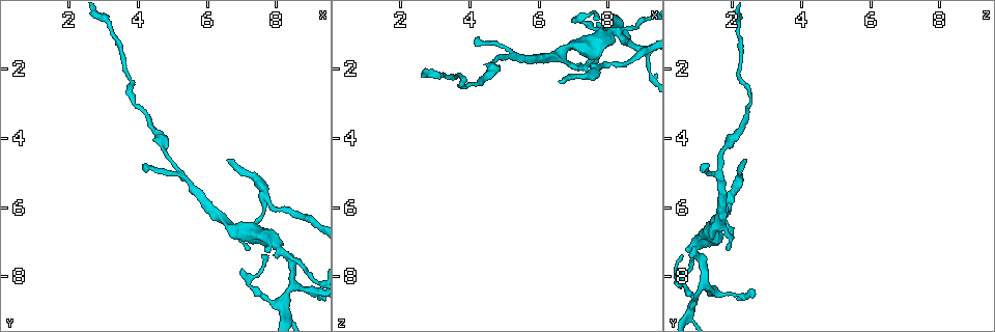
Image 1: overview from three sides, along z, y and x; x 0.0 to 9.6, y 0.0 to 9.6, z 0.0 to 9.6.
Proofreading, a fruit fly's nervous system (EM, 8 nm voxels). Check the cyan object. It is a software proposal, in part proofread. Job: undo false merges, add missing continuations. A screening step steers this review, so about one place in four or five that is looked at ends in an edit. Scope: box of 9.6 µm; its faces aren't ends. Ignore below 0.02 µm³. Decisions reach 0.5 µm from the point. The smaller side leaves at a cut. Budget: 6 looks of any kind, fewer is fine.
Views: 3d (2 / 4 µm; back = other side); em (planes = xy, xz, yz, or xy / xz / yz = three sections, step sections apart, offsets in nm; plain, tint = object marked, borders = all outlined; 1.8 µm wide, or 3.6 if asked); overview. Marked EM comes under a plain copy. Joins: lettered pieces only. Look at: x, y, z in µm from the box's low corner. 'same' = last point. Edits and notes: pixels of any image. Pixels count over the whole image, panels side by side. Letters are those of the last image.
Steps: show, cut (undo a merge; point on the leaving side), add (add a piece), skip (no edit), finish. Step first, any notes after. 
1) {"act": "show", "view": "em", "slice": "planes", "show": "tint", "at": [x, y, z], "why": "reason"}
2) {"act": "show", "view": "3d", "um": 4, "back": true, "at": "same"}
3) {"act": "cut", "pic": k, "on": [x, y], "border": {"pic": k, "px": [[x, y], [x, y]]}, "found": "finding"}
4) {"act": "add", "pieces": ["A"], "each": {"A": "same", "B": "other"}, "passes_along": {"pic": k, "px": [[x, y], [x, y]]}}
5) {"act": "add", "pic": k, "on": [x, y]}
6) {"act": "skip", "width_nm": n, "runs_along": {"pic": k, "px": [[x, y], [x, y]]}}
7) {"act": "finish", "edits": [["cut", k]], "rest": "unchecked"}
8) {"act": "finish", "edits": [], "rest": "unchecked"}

{"act": "show", "view": "em", "slice": "xy", "step": 16, "show": "borders", "at": [4.20, 4.80, 1.05], "why": "tapers out"}

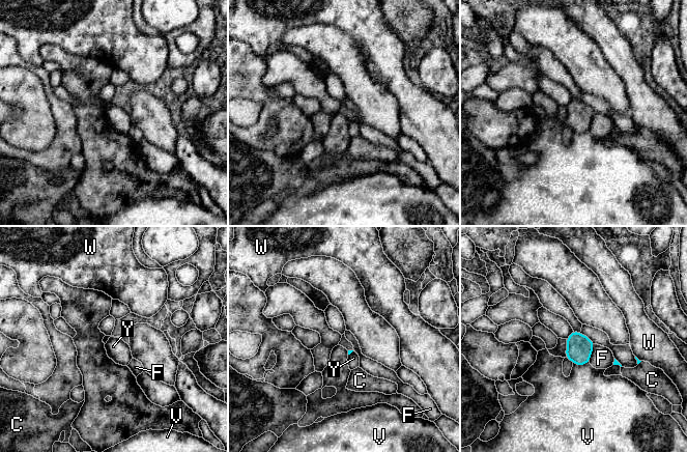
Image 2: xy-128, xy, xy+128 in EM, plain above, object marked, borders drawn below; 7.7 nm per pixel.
{"act": "skip", "each": {"C": "other", "F": "other", "V": "other", "W": "other", "Y": "other"}, "found": "no lettered piece goes on from it"}

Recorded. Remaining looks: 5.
{"act": "show", "view": "em", "slice": "planes", "show": "borders", "at": [7.65, 5.85, 1.90], "why": "arms part here"}

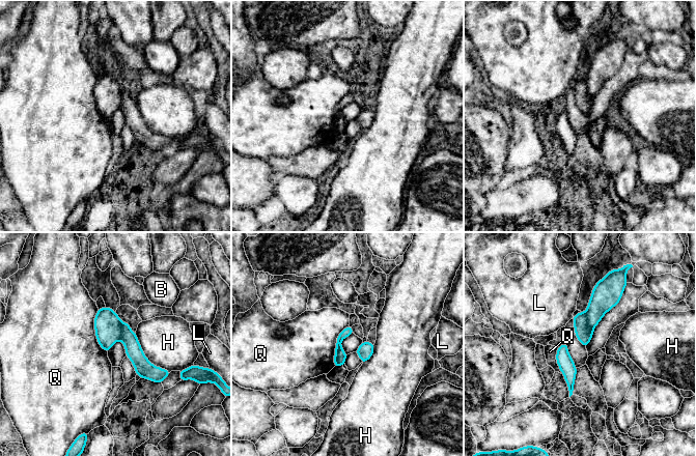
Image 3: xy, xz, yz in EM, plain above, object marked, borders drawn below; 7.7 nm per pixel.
{"act": "cut", "pic": 3, "on": [605, 296], "width_nm": 120, "each": {"B": "other", "H": "other", "L": "other", "Q": "other"}, "found": "two cells meet here"}

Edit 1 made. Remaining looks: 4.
{"act": "show", "view": "3d", "um": 4, "at": [8.30, 7.45, 1.00], "why": "arms part here"}

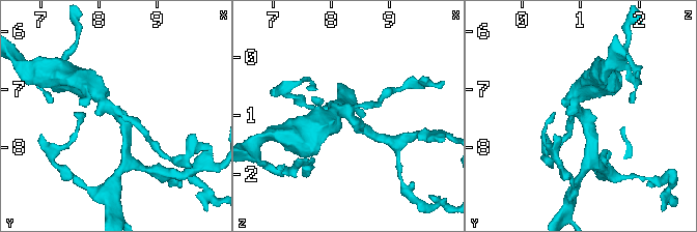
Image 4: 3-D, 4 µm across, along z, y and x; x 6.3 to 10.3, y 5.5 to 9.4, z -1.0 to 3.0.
{"act": "show", "view": "em", "slice": "planes", "show": "tint", "at": [8.35, 7.40, 1.00], "arms": 3}

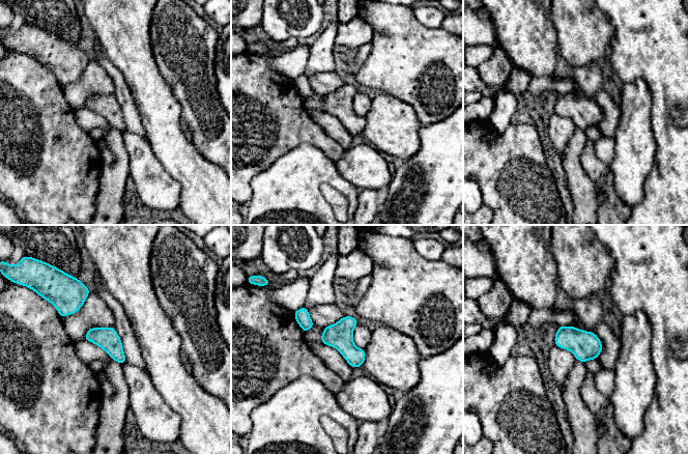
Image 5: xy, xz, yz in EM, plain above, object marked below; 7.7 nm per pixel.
{"act": "show", "view": "em", "slice": "planes", "show": "borders", "at": "same"}

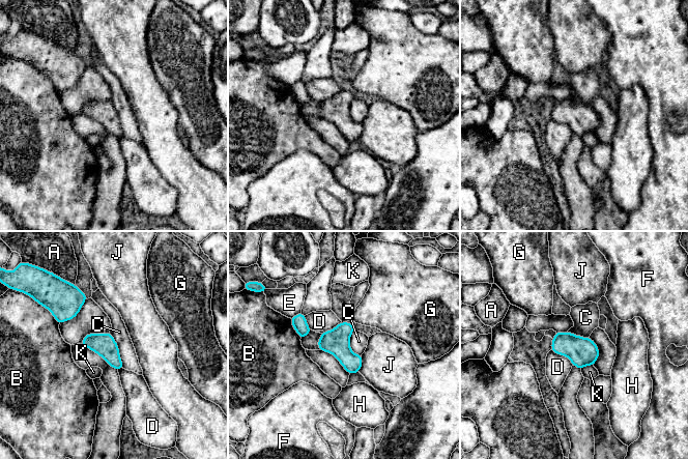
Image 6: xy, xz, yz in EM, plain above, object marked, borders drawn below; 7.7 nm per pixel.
{"act": "skip", "width_nm": 180, "each": {"A": "other", "B": "other", "C": "other", "D": "other", "E": "other", "F": "other", "G": "other", "H": "other", "J": "other", "K": "other"}, "border": {"pic": 6, "px": [[110, 332], [117, 345], [123, 368]]}, "found": "all the same cell"}

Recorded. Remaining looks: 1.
{"act": "finish", "edits": [["cut", 3]], "rest": "unchecked"}

